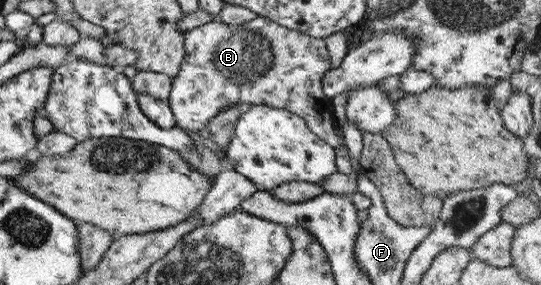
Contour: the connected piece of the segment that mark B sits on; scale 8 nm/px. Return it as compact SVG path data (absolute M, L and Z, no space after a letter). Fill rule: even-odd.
M256 16L239 26L223 24L215 18L205 24L183 32L184 57L178 74L171 81L167 103L174 117L174 126L193 132L207 127L208 121L223 110L235 106L267 106L282 109L300 117L308 129L332 148L344 148L336 134L333 104L322 92L321 80L330 70L330 60L325 40L317 40L296 30L278 25L272 20Z

